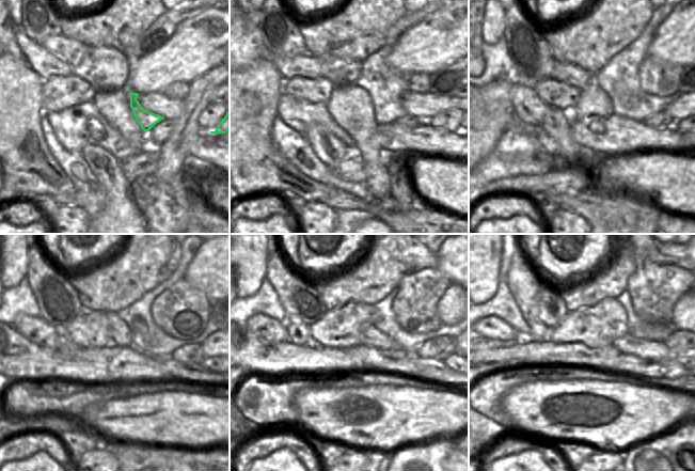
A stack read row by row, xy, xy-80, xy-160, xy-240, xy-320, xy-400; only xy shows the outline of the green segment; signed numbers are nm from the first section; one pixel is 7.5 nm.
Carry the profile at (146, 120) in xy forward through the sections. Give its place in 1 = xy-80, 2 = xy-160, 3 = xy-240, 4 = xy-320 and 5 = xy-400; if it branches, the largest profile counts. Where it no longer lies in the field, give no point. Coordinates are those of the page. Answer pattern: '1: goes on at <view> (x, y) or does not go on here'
1: goes on at xy-80 (387, 88)
2: goes on at xy-160 (629, 99)
3: goes on at xy-240 (147, 338)
4: goes on at xy-320 (387, 323)
5: goes on at xy-400 (636, 327)

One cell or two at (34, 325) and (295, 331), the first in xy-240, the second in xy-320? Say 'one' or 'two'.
two

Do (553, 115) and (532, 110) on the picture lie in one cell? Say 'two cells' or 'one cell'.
two cells

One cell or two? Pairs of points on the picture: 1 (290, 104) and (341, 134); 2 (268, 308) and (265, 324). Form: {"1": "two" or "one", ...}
{"1": "one", "2": "two"}

